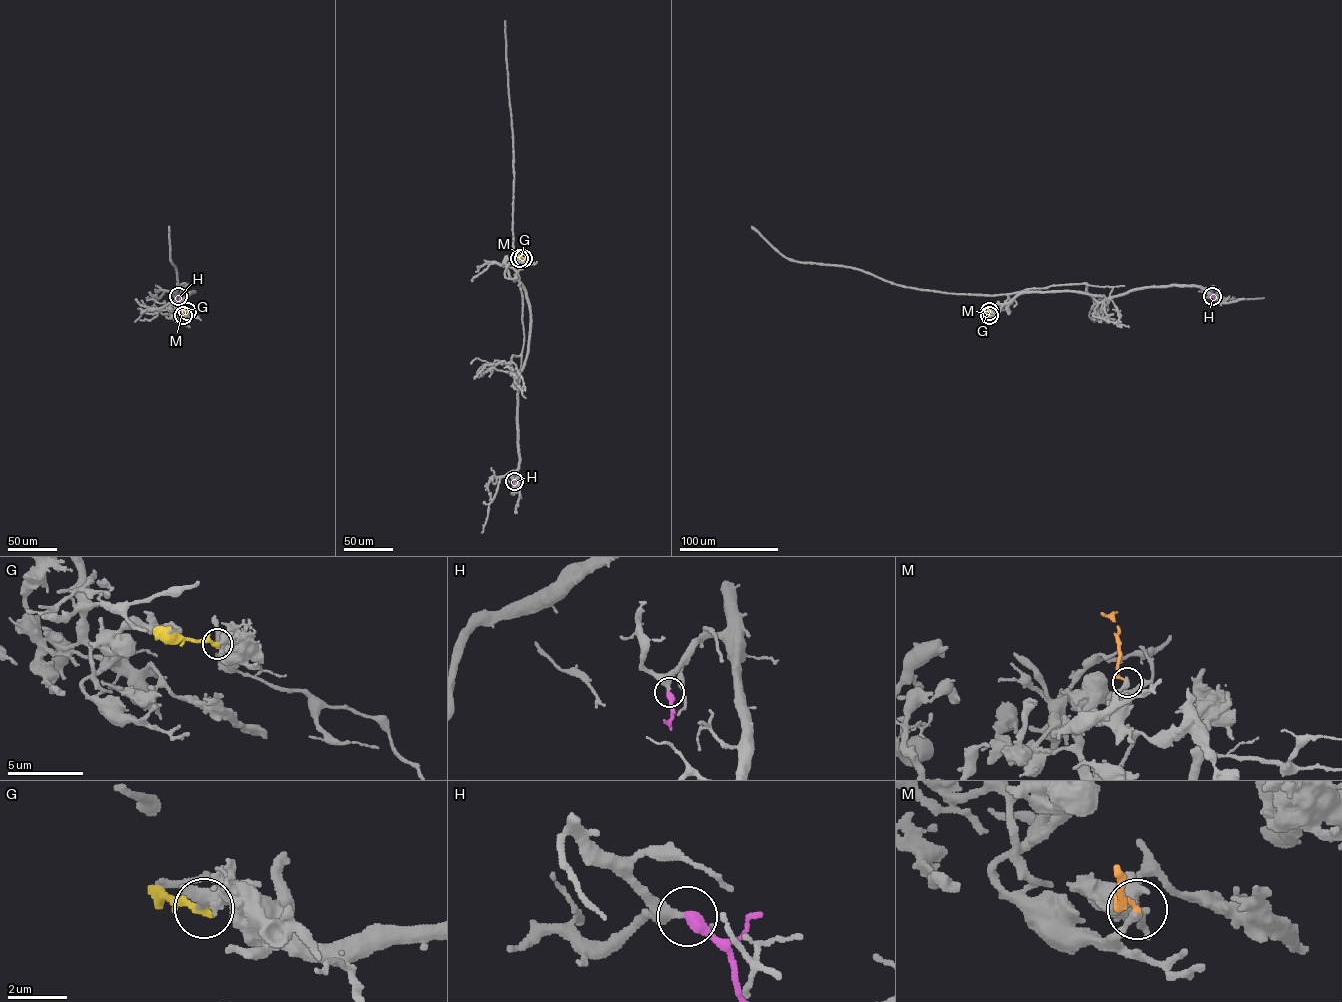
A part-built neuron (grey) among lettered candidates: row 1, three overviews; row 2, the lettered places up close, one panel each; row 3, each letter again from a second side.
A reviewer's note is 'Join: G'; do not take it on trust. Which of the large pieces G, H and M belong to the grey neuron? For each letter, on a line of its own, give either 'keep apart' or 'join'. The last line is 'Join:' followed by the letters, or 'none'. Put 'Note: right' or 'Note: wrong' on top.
Note: wrong
G: keep apart
H: join
M: keep apart
Join: H

